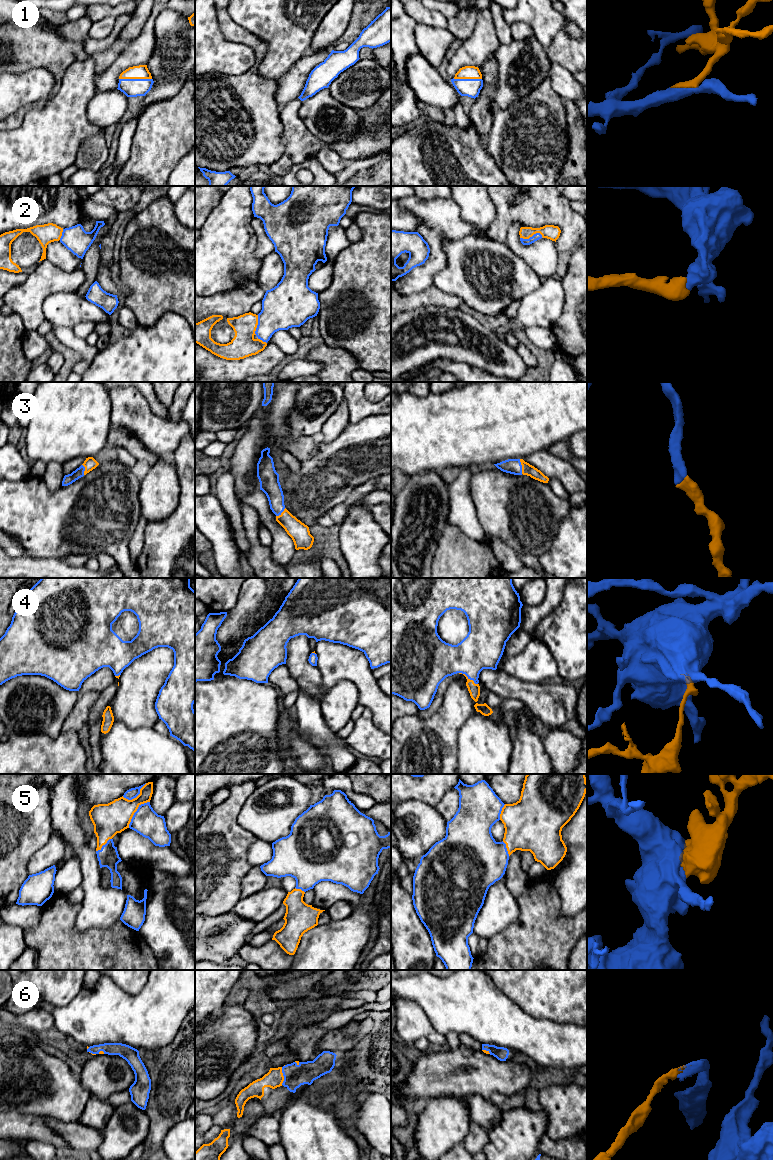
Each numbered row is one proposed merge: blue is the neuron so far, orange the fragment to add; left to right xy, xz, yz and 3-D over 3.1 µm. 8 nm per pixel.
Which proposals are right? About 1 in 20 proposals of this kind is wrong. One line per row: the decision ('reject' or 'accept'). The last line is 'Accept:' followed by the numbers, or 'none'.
1: accept
2: accept
3: accept
4: accept
5: accept
6: accept
Accept: 1, 2, 3, 4, 5, 6

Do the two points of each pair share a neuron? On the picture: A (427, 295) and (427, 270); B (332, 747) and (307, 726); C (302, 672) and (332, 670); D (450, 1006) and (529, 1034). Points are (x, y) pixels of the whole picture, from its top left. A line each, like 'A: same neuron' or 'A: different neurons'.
A: different neurons
B: same neuron
C: different neurons
D: same neuron

